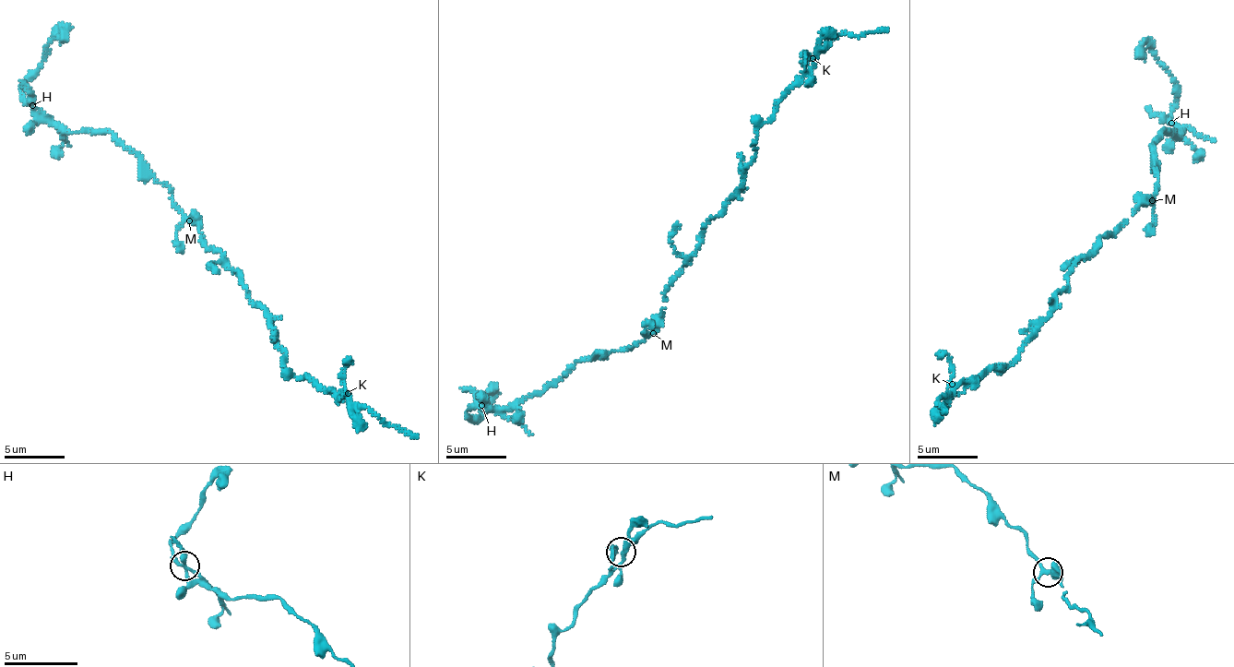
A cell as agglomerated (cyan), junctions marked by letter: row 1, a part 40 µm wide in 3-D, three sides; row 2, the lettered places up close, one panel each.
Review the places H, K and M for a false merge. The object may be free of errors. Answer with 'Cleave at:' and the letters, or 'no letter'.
Cleave at: H

